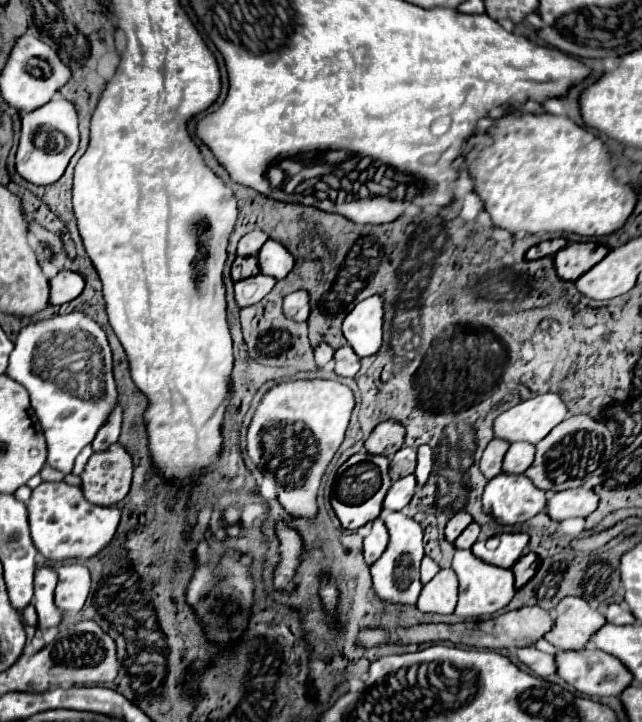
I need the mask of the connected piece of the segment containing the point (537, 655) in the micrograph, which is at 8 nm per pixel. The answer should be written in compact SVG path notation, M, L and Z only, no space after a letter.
M534 646L528 648L520 648L518 650L518 658L540 678L546 678L550 674L556 674L556 660L550 654L544 654L540 650L536 650Z

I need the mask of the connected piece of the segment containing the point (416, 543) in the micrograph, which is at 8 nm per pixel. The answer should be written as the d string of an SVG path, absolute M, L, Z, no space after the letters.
M388 512L384 518L384 524L390 532L390 542L384 556L380 556L380 560L370 568L374 592L382 602L414 606L422 590L422 584L420 584L420 560L424 558L422 528L404 512Z

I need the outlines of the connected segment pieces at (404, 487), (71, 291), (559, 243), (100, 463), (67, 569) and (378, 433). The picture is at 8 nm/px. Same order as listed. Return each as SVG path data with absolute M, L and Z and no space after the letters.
M404 476L400 480L396 480L388 494L386 494L386 500L384 500L384 508L388 510L402 510L410 504L412 496L416 492L416 476Z
M60 270L50 280L50 304L66 304L78 298L84 290L84 278L70 270Z
M564 238L546 240L546 242L540 242L540 244L532 246L532 248L526 252L526 258L528 258L528 260L536 260L536 258L542 258L542 256L552 256L552 254L556 254L558 250L562 250L564 246L566 246L566 240L564 240Z
M116 442L104 454L92 454L82 472L84 498L98 506L118 504L130 490L132 458Z
M64 564L64 572L58 572L56 606L62 612L82 610L90 592L90 572L82 564Z
M382 422L372 430L368 440L364 442L364 448L370 454L380 454L380 456L392 456L404 442L404 428L398 422Z

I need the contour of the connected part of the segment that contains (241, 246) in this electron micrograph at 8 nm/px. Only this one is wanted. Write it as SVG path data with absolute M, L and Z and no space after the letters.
M252 230L248 232L244 238L240 238L238 242L238 254L240 256L256 256L260 246L264 246L264 242L268 240L270 236L262 230Z

